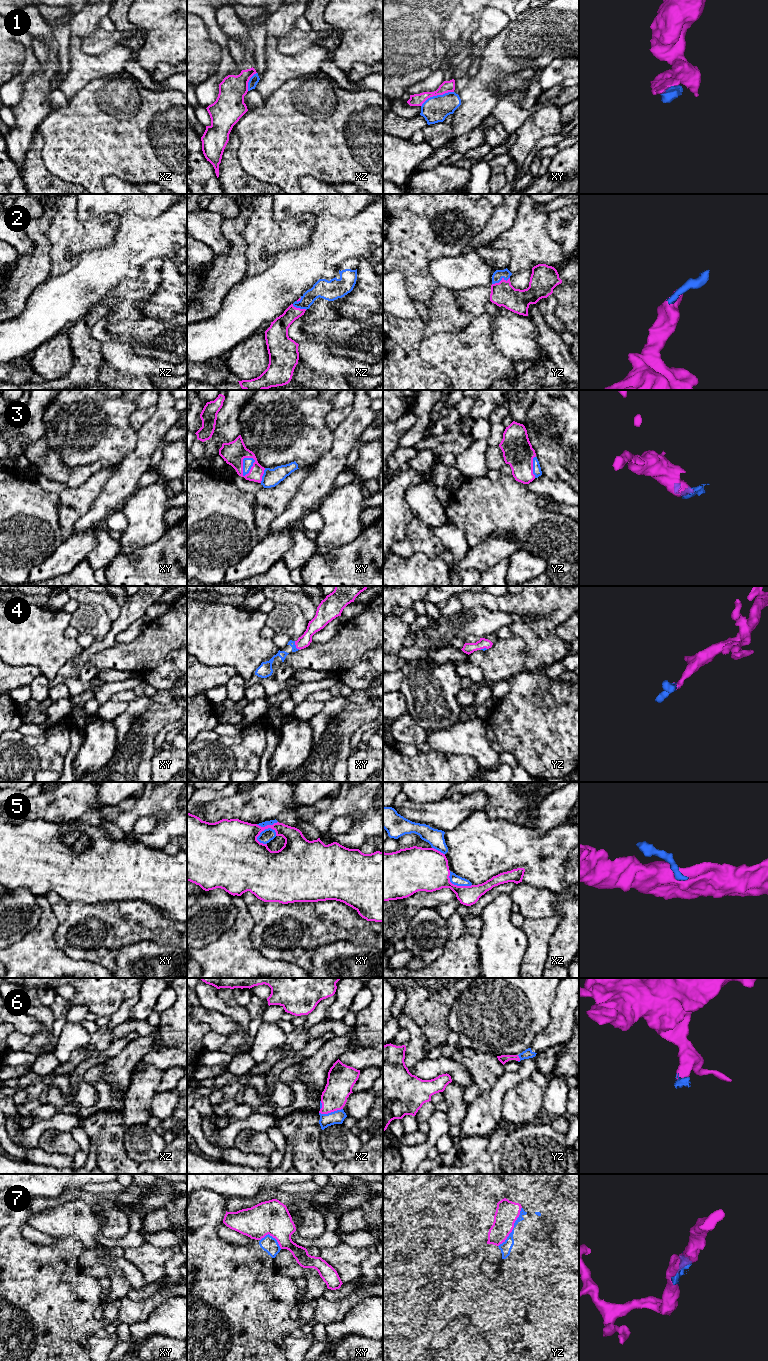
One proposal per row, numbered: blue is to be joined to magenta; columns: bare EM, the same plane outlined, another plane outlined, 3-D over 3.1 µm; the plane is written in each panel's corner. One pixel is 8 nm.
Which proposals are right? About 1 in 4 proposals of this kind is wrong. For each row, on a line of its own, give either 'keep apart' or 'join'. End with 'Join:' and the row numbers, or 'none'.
1: keep apart
2: join
3: join
4: join
5: keep apart
6: join
7: keep apart
Join: 2, 3, 4, 6

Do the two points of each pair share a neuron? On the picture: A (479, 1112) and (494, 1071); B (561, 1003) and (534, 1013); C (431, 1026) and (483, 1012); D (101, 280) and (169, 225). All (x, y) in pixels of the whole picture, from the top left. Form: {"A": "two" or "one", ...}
{"A": "two", "B": "two", "C": "two", "D": "one"}

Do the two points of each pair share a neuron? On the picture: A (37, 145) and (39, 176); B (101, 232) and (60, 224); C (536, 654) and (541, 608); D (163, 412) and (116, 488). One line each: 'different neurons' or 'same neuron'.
A: same neuron
B: same neuron
C: same neuron
D: same neuron

